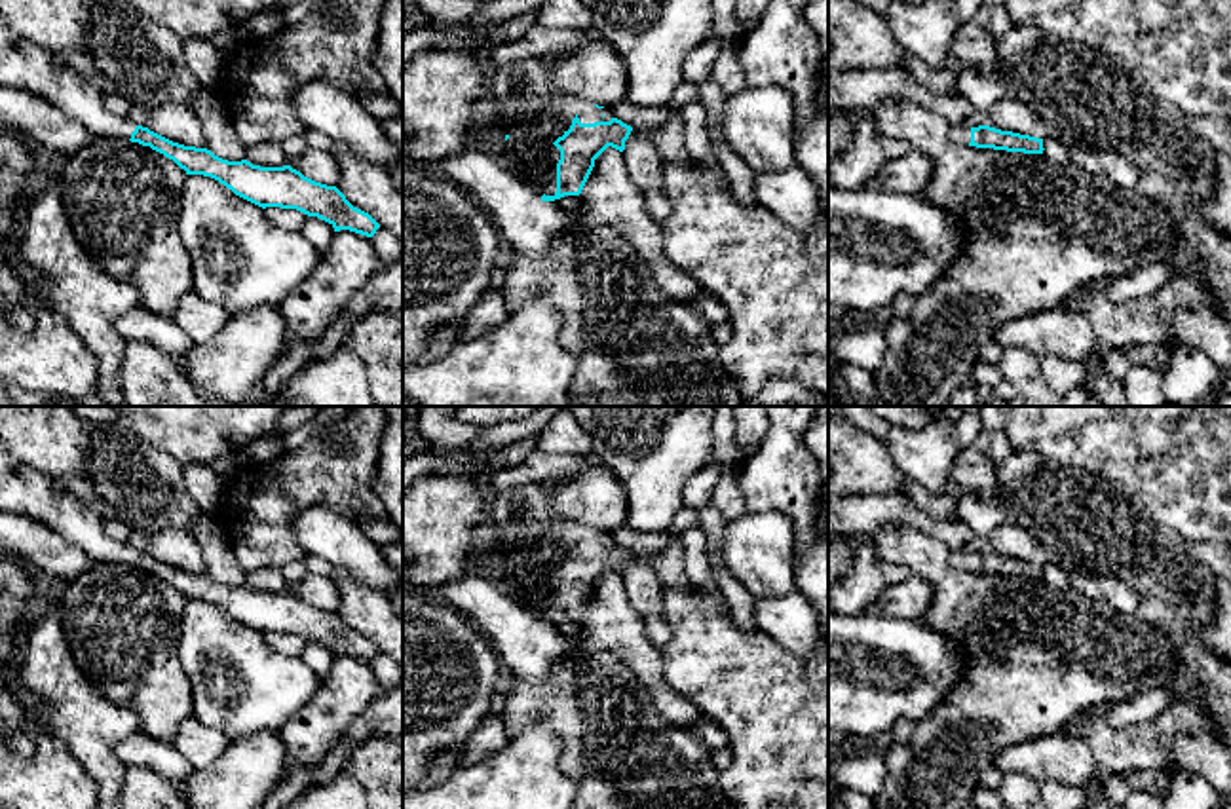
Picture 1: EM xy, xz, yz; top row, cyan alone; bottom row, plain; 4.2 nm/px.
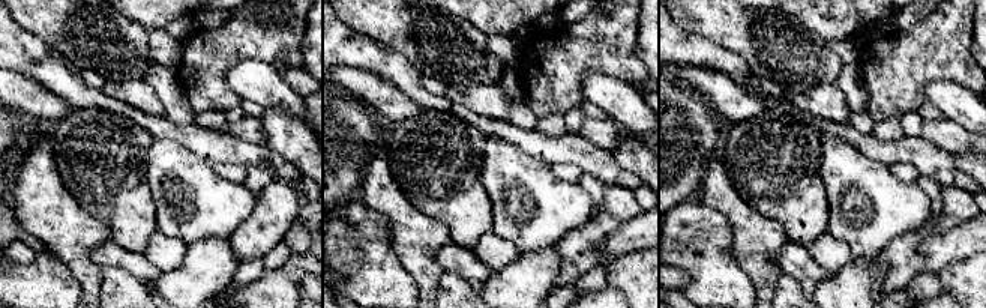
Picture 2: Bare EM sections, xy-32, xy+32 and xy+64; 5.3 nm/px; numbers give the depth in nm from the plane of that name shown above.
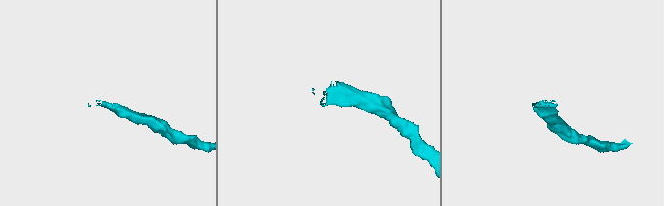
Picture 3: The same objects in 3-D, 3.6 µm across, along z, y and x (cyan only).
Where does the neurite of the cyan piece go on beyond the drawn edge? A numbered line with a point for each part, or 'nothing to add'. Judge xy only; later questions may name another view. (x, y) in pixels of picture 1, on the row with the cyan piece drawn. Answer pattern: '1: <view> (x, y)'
1: xy (23, 65)

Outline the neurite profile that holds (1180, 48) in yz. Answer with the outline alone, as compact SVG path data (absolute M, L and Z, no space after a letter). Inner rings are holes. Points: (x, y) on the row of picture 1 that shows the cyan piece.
M1007 0L1013 25L1104 51L1185 114L1231 125L1231 0Z

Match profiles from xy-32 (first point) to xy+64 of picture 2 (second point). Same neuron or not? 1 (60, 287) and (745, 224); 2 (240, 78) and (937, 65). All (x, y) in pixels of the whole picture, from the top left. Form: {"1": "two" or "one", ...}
{"1": "two", "2": "two"}

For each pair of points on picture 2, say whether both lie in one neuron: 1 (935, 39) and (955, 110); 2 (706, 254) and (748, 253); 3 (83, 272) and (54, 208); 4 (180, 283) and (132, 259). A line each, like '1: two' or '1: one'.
1: two
2: two
3: one
4: two

